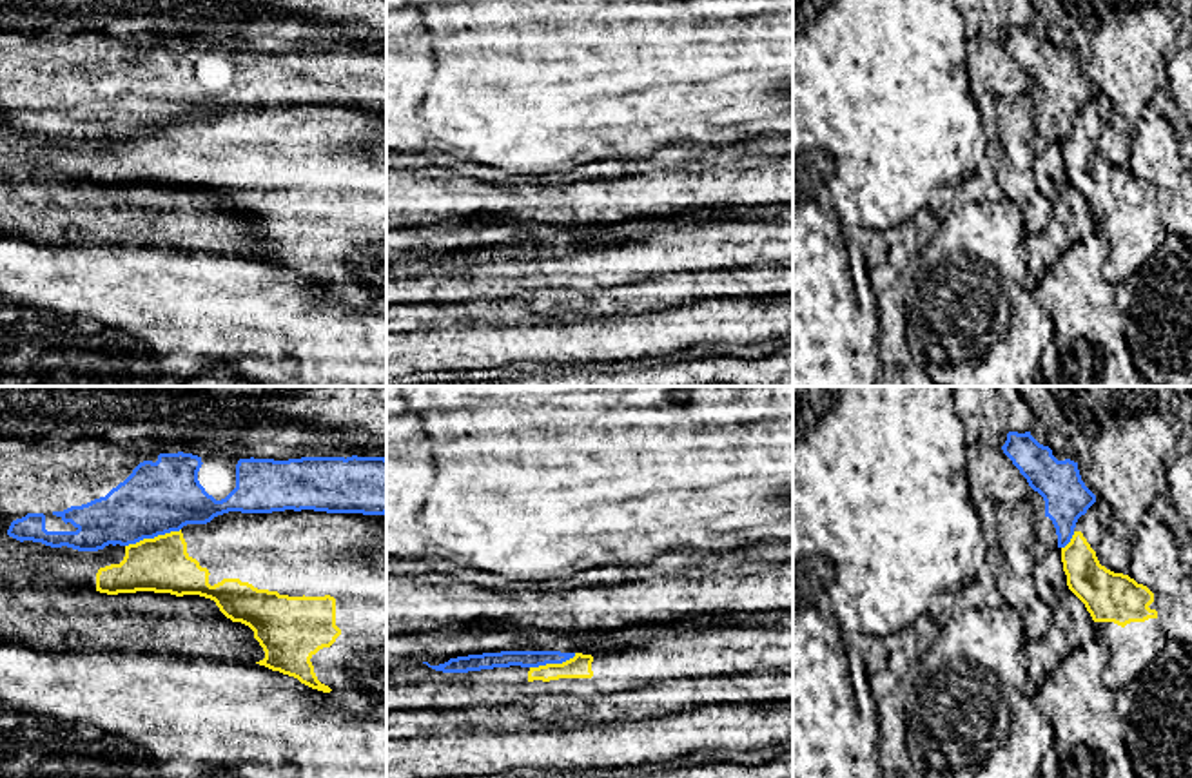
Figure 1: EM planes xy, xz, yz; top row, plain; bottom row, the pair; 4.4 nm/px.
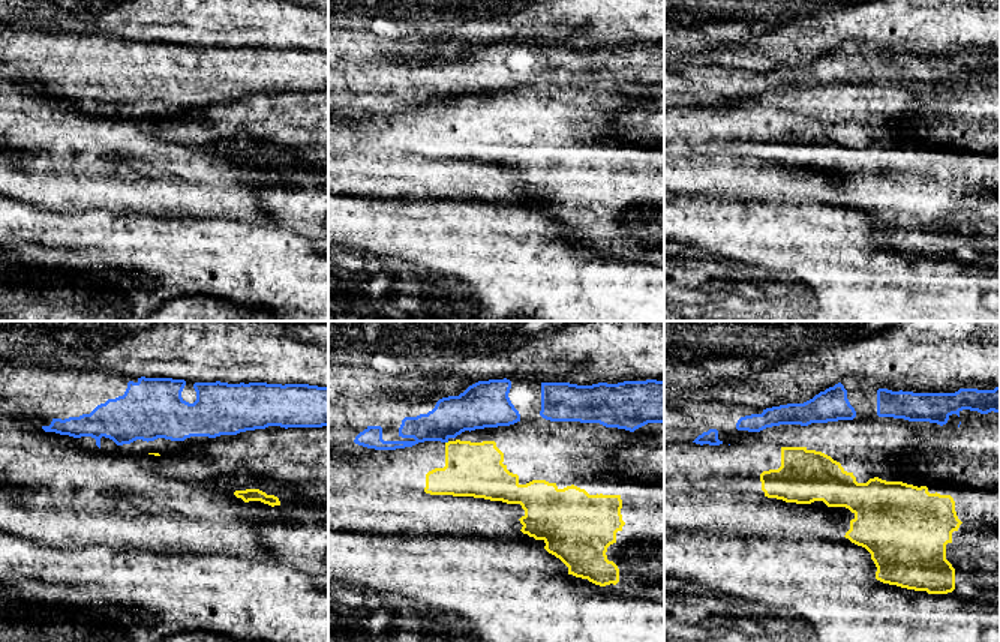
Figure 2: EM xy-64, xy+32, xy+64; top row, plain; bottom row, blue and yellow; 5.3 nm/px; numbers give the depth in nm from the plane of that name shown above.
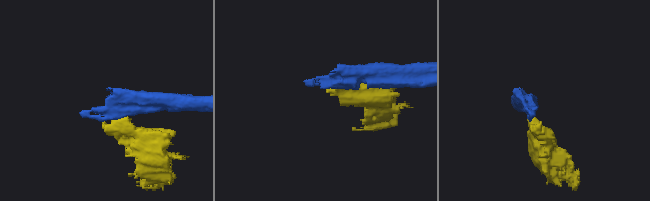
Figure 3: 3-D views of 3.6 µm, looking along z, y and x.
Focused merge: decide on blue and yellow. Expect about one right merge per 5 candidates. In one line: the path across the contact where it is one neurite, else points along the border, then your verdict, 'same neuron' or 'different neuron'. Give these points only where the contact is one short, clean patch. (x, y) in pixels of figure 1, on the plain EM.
border along xy (180, 122), (144, 131), (126, 140); different neuron

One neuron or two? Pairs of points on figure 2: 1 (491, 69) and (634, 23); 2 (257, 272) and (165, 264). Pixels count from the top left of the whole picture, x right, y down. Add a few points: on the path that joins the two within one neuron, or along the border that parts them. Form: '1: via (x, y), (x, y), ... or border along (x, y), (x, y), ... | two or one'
1: border along (528, 42), (577, 48), (595, 48), (598, 45) | two
2: via (234, 264), (188, 264) | one

